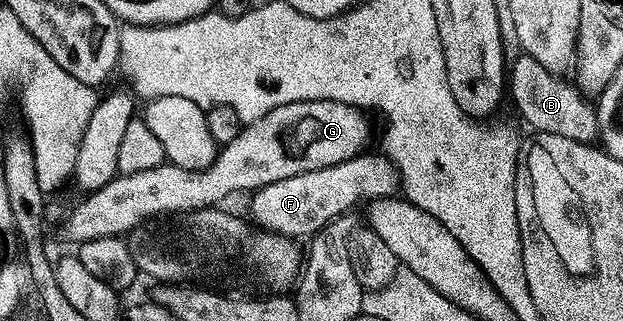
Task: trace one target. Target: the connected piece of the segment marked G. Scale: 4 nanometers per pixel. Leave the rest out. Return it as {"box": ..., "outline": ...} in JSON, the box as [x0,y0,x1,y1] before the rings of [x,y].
{"box":[61,101,368,243],"outline":[[[294,101],[293,103],[285,103],[281,107],[273,107],[273,111],[265,111],[265,115],[261,115],[261,119],[256,121],[246,122],[240,128],[239,133],[229,143],[224,144],[222,148],[216,152],[215,162],[208,165],[205,169],[186,169],[185,167],[177,167],[170,163],[164,163],[157,167],[149,167],[149,171],[133,171],[132,173],[119,173],[111,182],[106,183],[100,190],[93,190],[88,192],[83,198],[84,201],[79,201],[74,206],[70,206],[69,212],[61,226],[61,232],[68,237],[72,243],[80,241],[88,241],[89,239],[101,239],[102,237],[123,237],[130,234],[131,230],[143,224],[145,221],[152,219],[162,218],[164,215],[173,213],[188,213],[194,209],[205,209],[208,207],[218,206],[223,203],[230,193],[243,193],[254,191],[261,186],[268,185],[269,183],[277,183],[277,179],[289,179],[289,175],[301,175],[301,171],[315,171],[321,167],[333,167],[333,163],[345,163],[347,159],[358,157],[360,153],[368,148],[367,145],[367,121],[365,118],[364,110],[355,109],[351,105],[345,103],[337,103],[336,101]]]}

